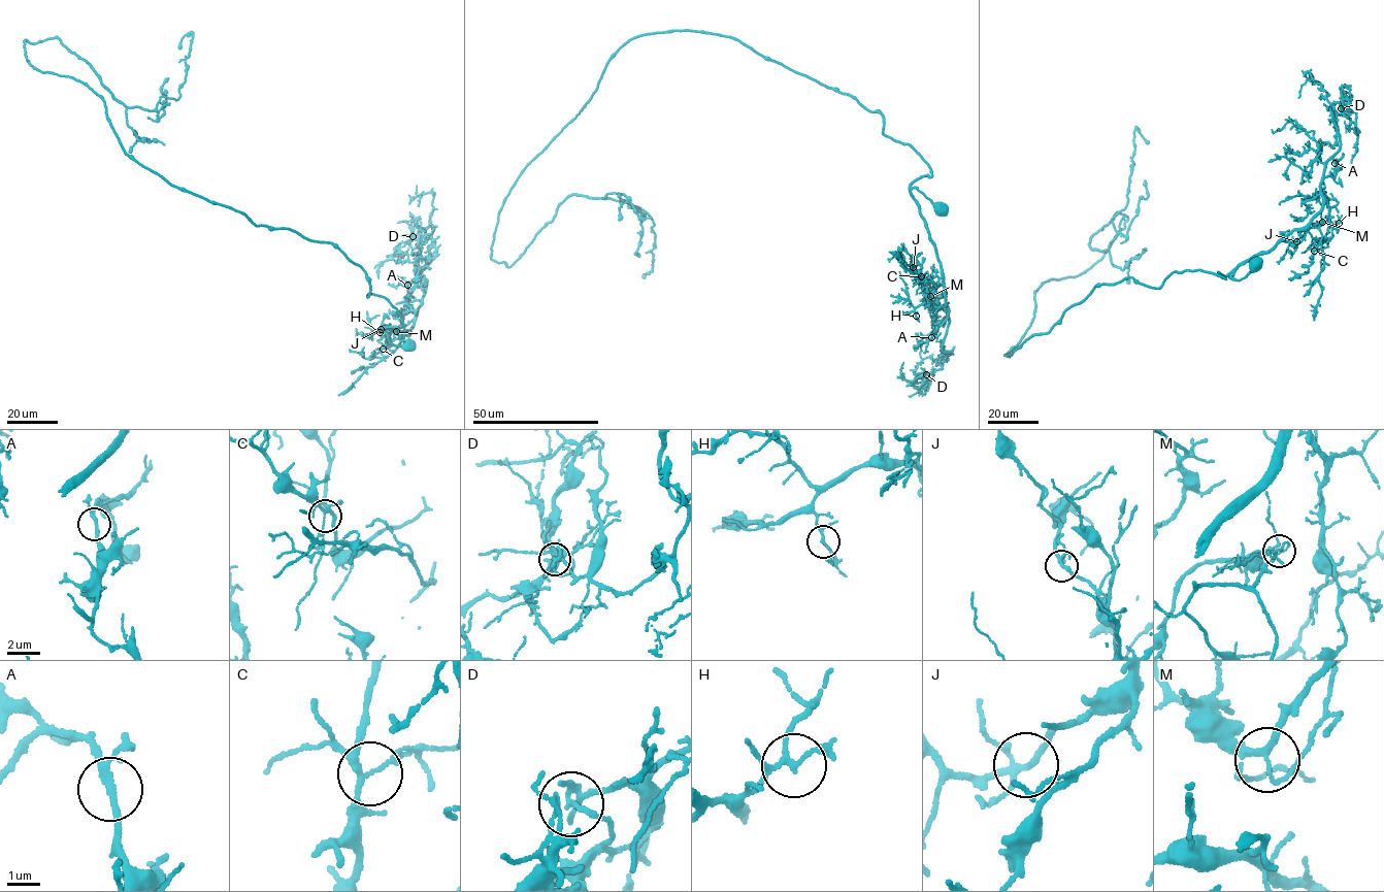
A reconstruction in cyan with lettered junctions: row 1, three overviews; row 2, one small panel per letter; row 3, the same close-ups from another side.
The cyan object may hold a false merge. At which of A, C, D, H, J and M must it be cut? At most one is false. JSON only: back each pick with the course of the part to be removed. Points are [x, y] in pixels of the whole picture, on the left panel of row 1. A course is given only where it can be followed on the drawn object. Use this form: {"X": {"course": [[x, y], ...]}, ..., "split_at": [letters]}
{"D": {"course": [[413, 236], [416, 237], [401, 241], [392, 258], [380, 264], [379, 278]]}, "split_at": ["D"]}

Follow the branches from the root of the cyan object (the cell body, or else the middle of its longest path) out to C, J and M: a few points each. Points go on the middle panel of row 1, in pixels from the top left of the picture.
C: (941, 208), (918, 189), (911, 190), (940, 263), (941, 277), (935, 275), (925, 282), (921, 276)
J: (941, 208), (918, 189), (911, 190), (940, 263), (941, 276), (930, 295), (921, 289), (921, 277), (913, 267)
M: (941, 208), (918, 189), (911, 190), (940, 263), (941, 276), (930, 296)

